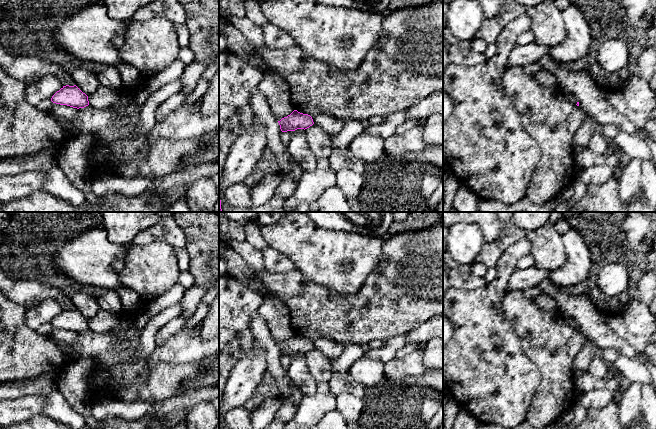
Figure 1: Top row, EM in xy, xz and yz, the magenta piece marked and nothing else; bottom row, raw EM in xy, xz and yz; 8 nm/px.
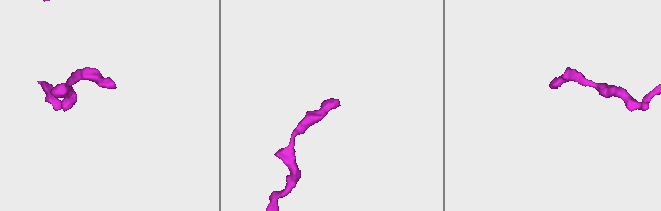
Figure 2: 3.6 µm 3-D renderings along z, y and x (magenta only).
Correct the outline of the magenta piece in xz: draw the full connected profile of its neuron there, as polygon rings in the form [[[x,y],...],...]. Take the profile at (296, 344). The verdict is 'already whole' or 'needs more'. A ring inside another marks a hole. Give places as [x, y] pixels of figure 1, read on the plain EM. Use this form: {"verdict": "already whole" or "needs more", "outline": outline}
{"verdict": "already whole", "outline": [[[297,334],[282,342],[278,347],[282,356],[295,355],[297,353],[305,354],[314,348],[310,339],[300,337]]]}

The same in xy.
{"verdict": "already whole", "outline": [[[76,309],[63,310],[51,322],[51,325],[60,329],[67,329],[73,332],[84,332],[89,329],[88,320]]]}

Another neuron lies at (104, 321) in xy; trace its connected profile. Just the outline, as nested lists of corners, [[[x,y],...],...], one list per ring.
[[[101,309],[94,318],[88,321],[88,325],[89,329],[95,332],[106,333],[115,330],[120,322],[121,317],[119,314]]]

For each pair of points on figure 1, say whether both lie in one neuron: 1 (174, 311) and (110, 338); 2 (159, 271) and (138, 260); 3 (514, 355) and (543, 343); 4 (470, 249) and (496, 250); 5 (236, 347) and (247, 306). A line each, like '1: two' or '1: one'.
1: two
2: one
3: two
4: two
5: one

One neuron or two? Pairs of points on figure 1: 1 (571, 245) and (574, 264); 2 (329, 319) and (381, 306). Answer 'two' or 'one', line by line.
1: one
2: one

